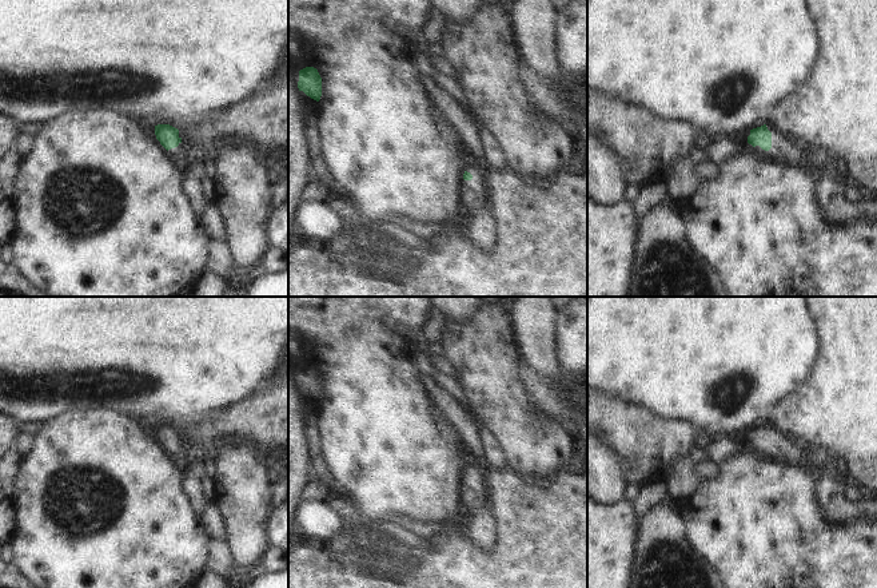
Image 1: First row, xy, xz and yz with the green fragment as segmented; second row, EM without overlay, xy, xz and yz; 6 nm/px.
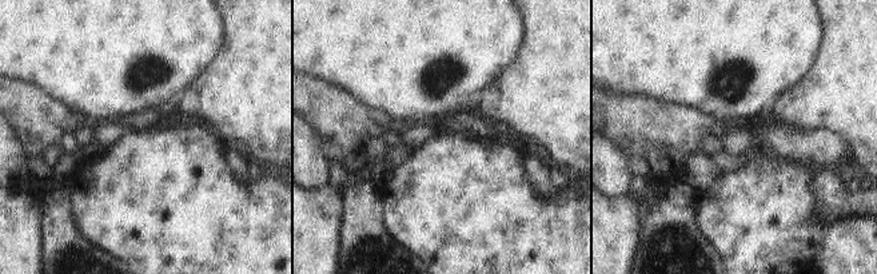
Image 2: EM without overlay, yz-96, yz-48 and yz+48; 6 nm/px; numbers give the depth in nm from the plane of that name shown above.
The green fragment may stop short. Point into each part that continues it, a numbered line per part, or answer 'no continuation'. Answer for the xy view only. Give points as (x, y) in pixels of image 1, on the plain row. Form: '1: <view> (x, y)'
1: xy (180, 451)

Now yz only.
1: yz (784, 449)

